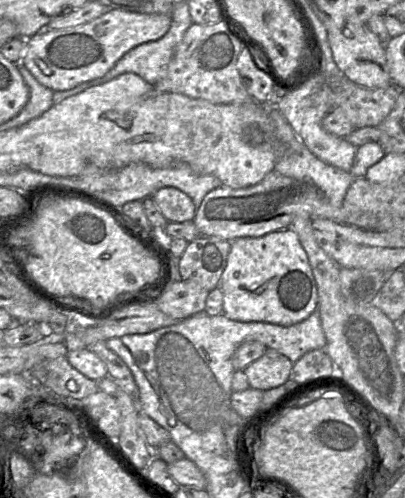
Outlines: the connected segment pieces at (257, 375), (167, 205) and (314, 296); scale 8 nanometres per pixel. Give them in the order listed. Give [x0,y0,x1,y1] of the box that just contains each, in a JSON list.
[[243,348,293,391],[152,187,196,223],[219,229,318,326]]

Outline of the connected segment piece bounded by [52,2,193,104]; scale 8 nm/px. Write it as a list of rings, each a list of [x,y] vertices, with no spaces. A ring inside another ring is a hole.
[[[179,2],[174,4],[171,17],[172,21],[170,28],[162,38],[134,47],[122,58],[120,58],[119,61],[103,77],[88,82],[83,82],[70,90],[54,91],[52,98],[53,103],[58,104],[70,96],[76,95],[90,87],[106,83],[124,73],[137,74],[149,84],[155,85],[158,81],[166,76],[166,71],[173,57],[175,48],[183,39],[188,28],[193,24],[187,2]]]

